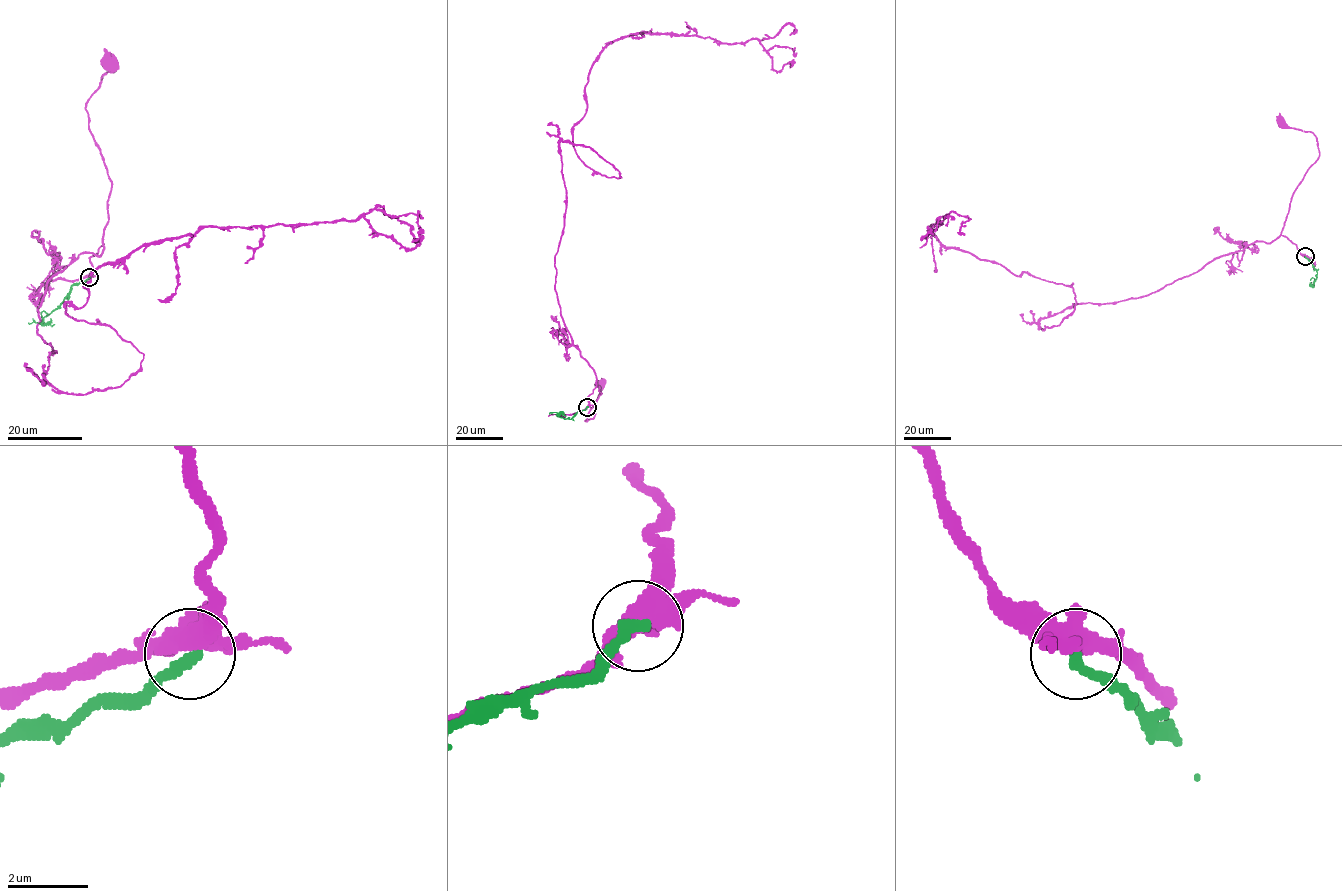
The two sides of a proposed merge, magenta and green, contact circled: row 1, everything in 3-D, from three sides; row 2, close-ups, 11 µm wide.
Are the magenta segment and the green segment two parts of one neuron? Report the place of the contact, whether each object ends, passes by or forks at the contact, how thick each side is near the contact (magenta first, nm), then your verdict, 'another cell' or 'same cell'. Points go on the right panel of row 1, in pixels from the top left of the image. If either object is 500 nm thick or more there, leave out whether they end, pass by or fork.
place (1305, 256); magenta forks; green ends; calibres 440 and 300 nm; another cell

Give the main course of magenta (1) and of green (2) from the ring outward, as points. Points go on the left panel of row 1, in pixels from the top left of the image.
1: (90, 276), (90, 258), (103, 244), (108, 220), (111, 180), (89, 127), (86, 104), (109, 66)
2: (90, 277), (74, 284), (69, 294), (40, 323), (28, 322)

